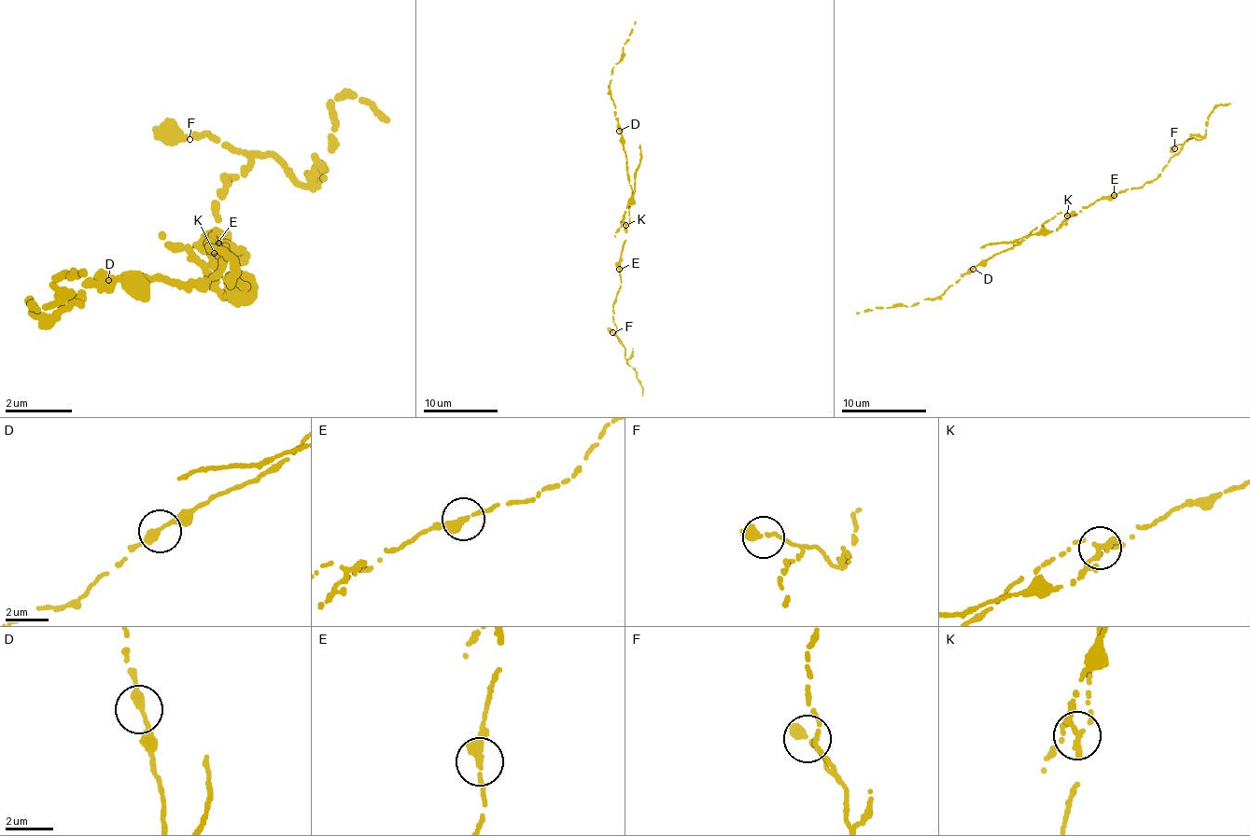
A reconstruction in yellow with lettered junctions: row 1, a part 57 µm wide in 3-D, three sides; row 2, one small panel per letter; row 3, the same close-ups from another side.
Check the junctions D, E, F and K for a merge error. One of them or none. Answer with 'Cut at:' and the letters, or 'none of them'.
Cut at: K

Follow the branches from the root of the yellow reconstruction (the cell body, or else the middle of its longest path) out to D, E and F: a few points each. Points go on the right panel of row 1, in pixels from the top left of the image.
D: (1063, 223), (1053, 231), (1035, 229), (1009, 249), (993, 254), (973, 269)
E: (1063, 223), (1072, 214), (1101, 198), (1114, 195)
F: (1063, 223), (1072, 214), (1101, 198), (1157, 178), (1183, 144), (1174, 148)

